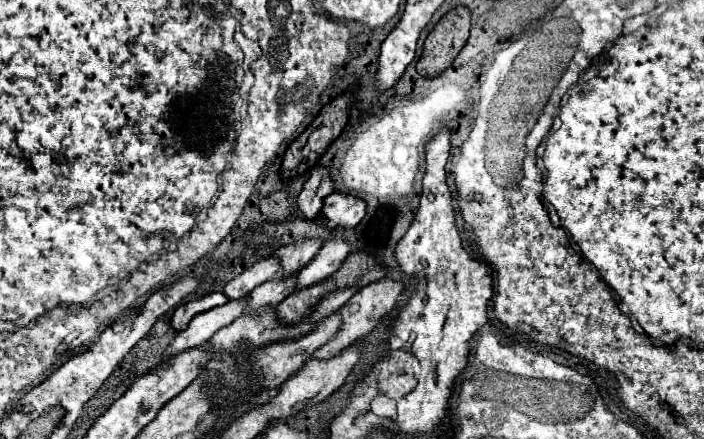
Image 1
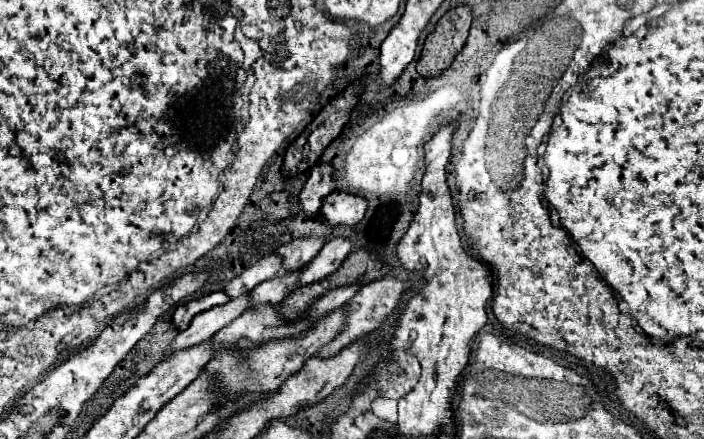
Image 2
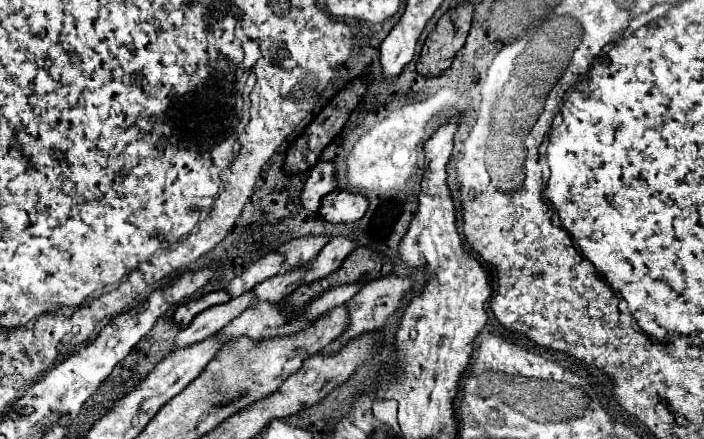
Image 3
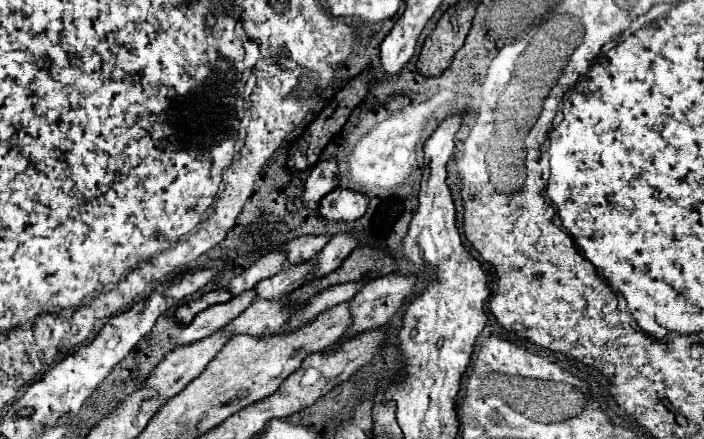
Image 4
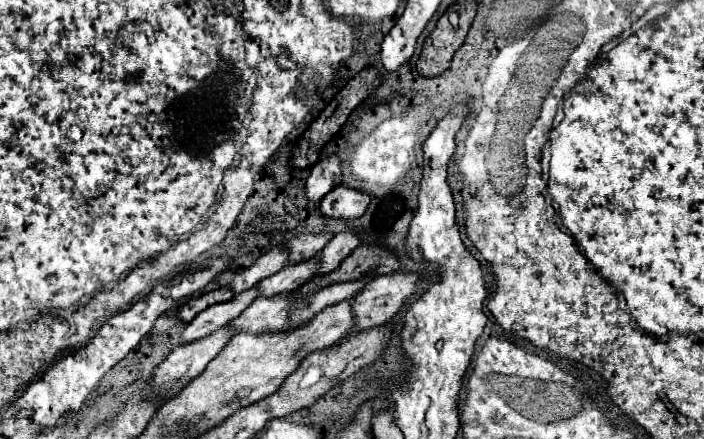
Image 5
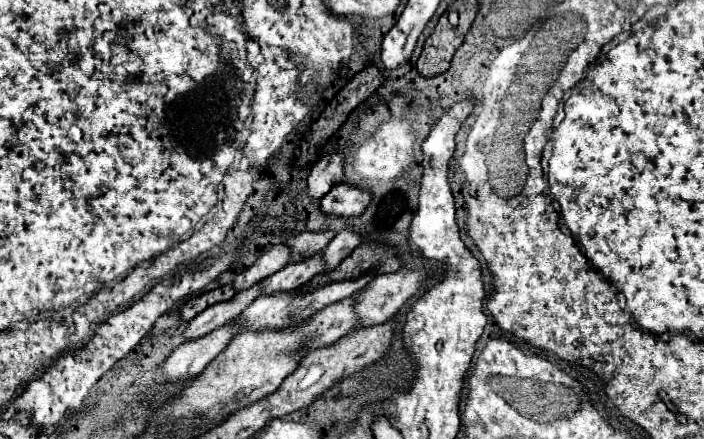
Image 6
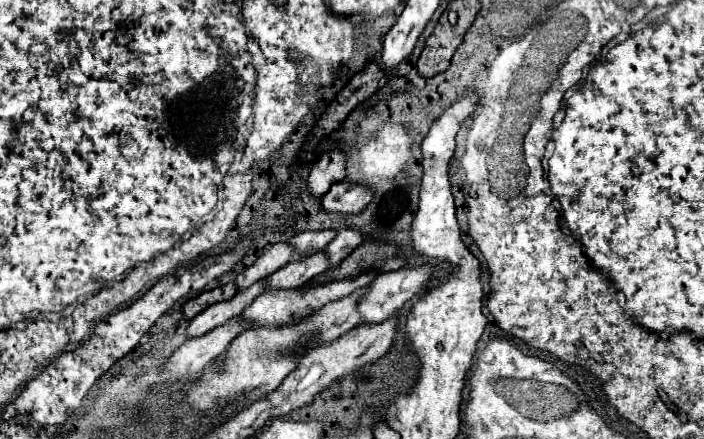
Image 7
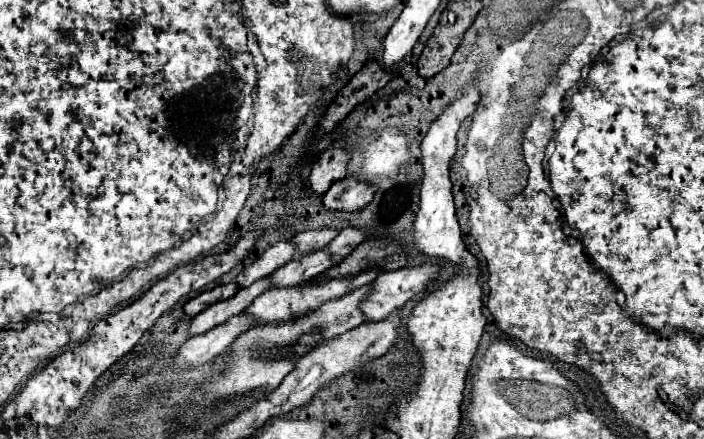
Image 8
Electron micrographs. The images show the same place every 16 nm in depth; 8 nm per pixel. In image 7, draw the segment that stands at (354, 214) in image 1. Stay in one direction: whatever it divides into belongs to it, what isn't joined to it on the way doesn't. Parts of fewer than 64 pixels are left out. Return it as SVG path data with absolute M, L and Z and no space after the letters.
M338 182L322 198L322 208L334 214L360 214L372 200L372 190L352 182Z

